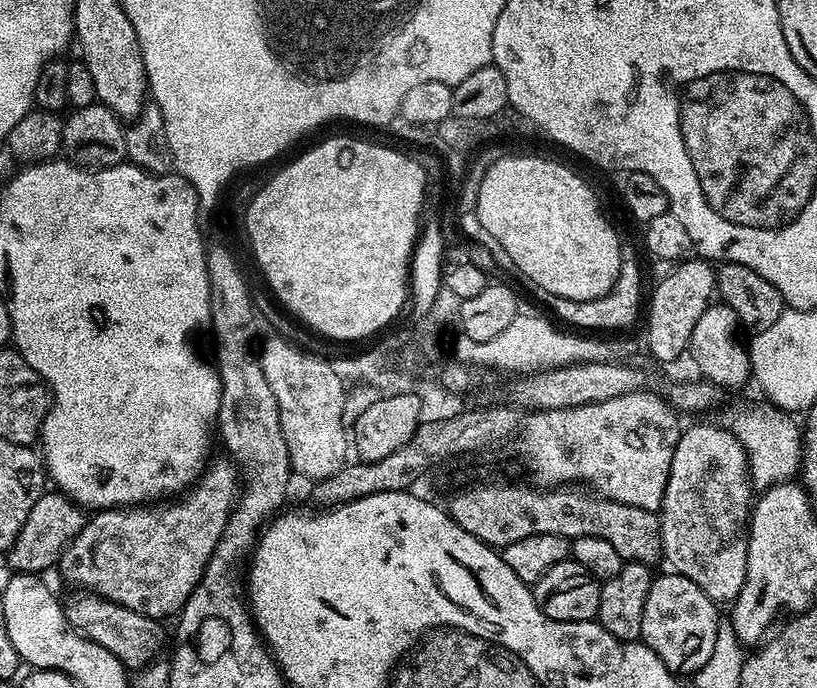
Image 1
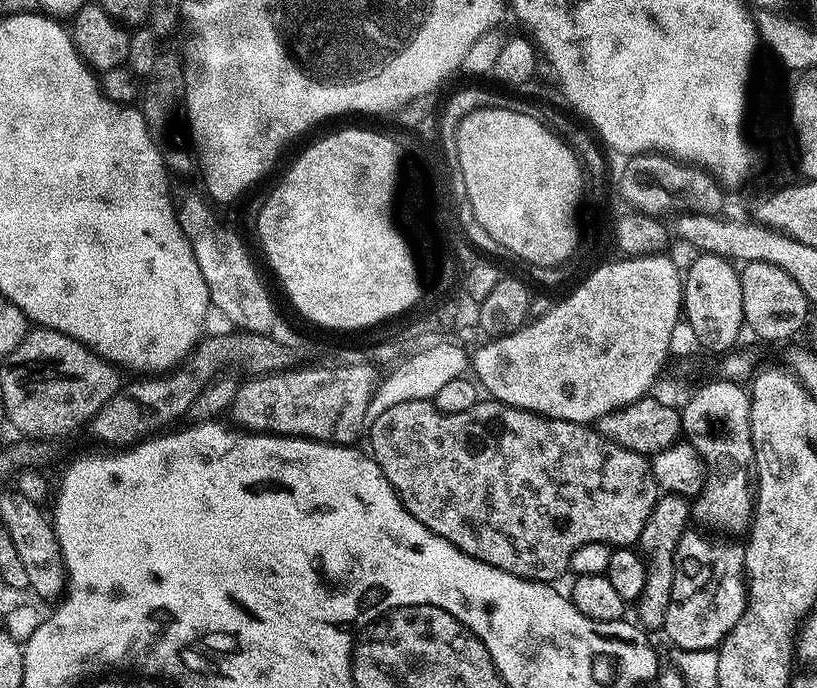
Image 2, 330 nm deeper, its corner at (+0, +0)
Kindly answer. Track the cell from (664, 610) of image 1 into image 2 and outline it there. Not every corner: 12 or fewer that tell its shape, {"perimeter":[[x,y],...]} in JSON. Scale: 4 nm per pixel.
{"perimeter":[[689,530],[662,629],[716,648],[748,608],[745,545]]}

